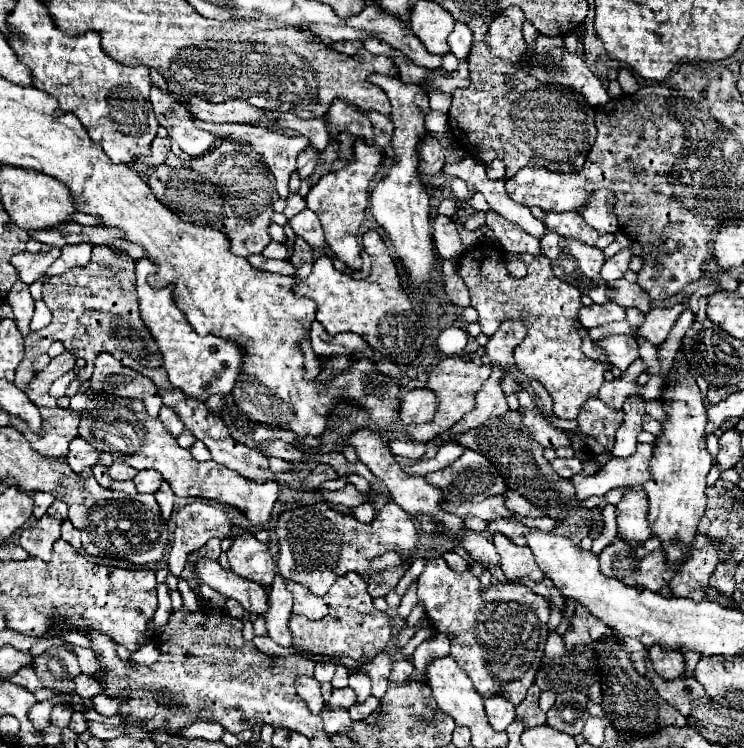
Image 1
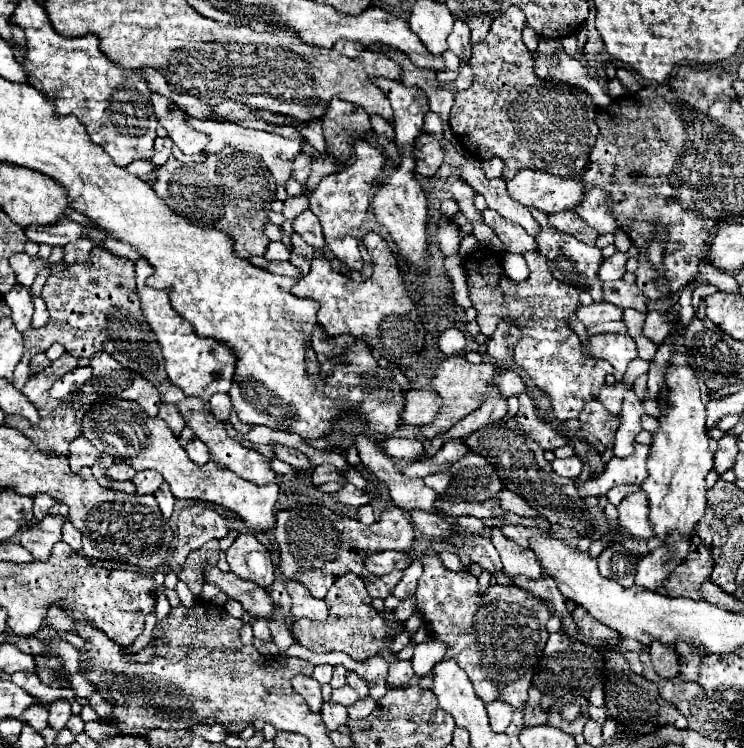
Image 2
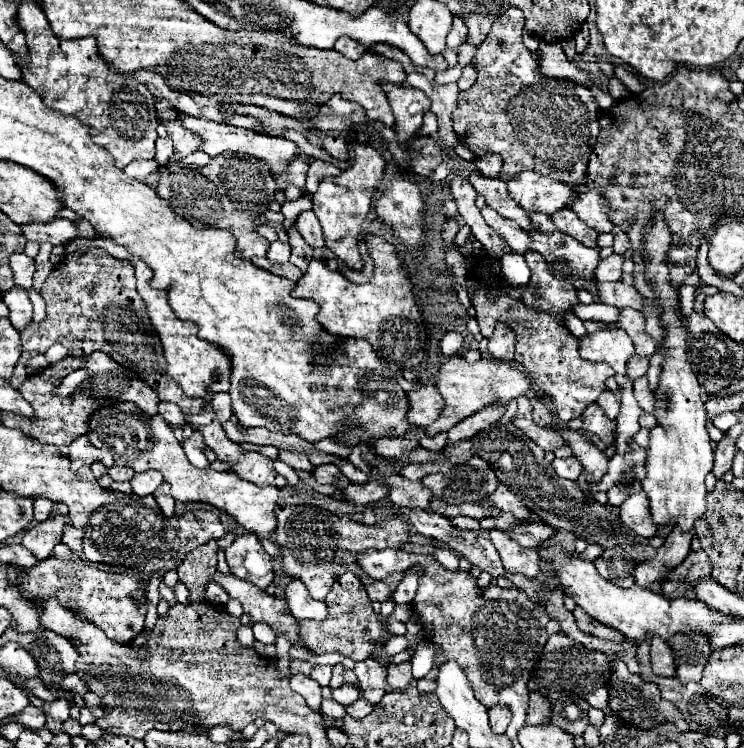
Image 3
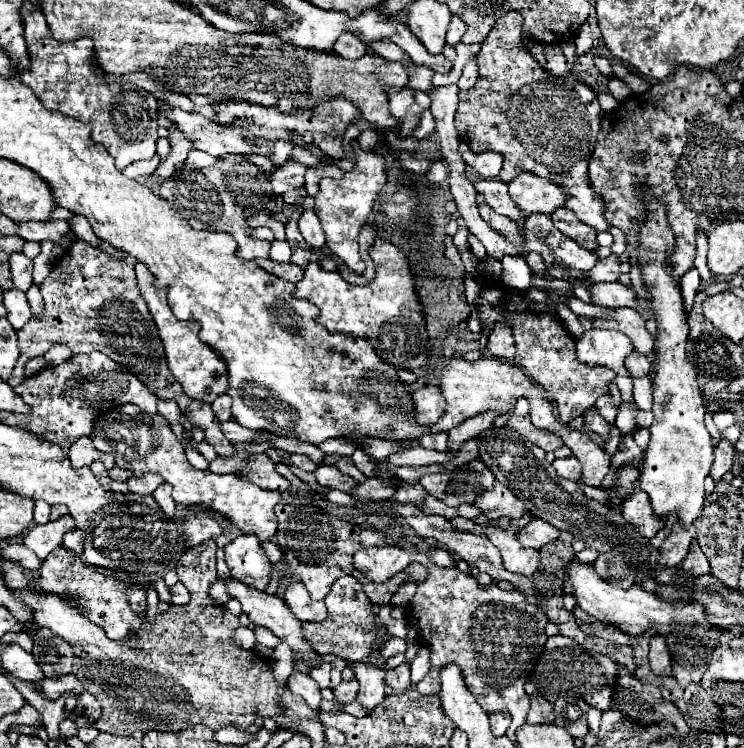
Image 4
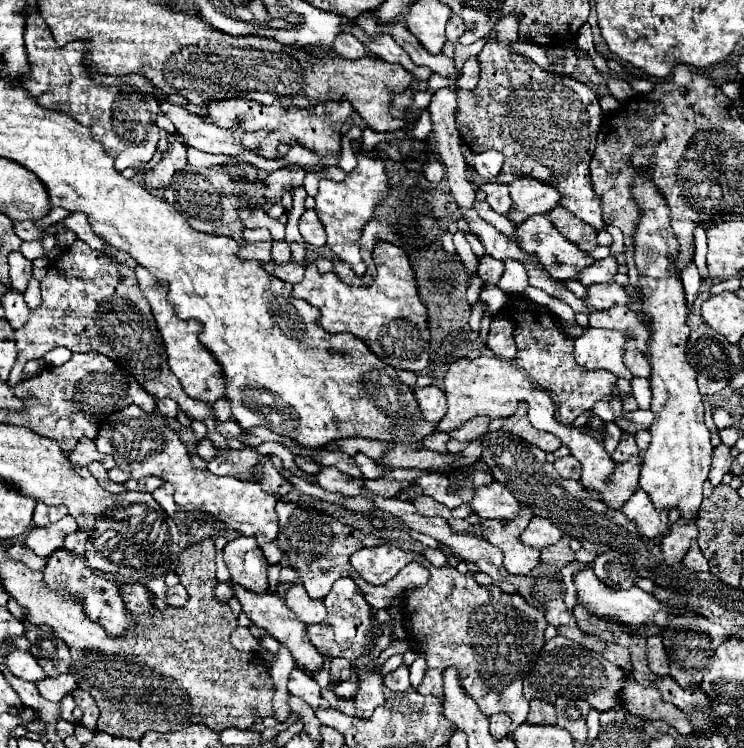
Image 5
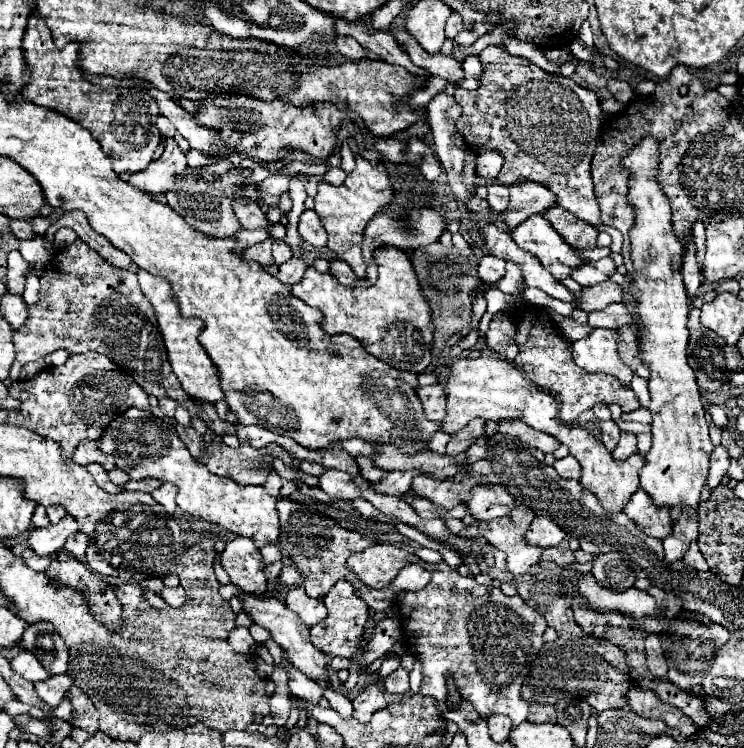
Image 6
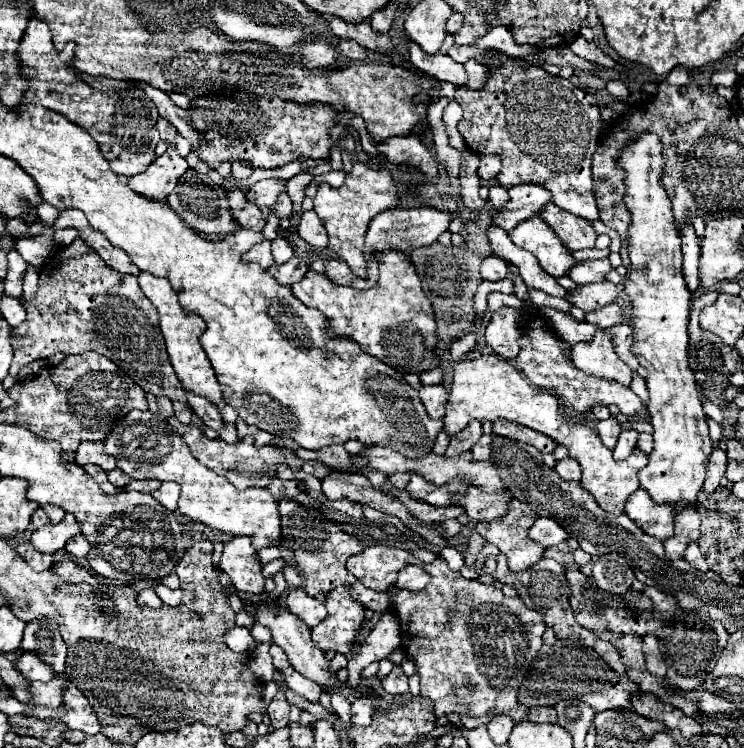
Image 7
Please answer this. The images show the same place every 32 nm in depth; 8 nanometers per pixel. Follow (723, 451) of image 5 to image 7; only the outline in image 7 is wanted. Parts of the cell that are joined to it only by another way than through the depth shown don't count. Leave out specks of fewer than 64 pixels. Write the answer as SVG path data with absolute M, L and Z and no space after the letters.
M714 448L710 460L708 460L708 472L706 472L706 480L704 480L704 492L710 494L712 490L716 490L720 486L720 478L726 472L726 452L722 452L720 448Z

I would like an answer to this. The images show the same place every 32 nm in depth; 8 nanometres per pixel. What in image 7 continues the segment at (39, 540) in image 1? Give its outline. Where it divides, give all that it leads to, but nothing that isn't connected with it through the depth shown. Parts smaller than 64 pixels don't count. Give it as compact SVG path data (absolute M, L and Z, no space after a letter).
M66 514L58 524L48 524L32 532L32 546L38 552L58 552L64 548L68 538L76 536L80 532L80 526L72 514Z

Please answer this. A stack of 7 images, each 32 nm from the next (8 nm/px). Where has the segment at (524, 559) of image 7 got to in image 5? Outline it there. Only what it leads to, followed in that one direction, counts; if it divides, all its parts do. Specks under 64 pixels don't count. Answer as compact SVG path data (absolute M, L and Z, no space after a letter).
M522 506L518 516L512 520L484 520L480 524L482 536L504 552L504 568L512 574L528 574L540 564L540 550L522 544L520 534L532 520L532 510Z

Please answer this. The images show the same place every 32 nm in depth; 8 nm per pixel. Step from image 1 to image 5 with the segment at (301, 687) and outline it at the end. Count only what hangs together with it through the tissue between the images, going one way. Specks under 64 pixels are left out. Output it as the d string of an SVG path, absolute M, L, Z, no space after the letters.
M298 668L292 670L292 694L304 698L312 708L320 704L320 686L312 676L308 676Z

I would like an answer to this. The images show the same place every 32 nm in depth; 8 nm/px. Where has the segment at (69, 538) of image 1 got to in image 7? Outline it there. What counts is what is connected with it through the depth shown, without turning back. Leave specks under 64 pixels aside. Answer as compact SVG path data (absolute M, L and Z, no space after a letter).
M78 534L78 536L74 536L72 540L68 540L66 552L68 552L70 556L74 556L74 558L86 558L86 554L90 552L90 544L88 544L86 536Z

